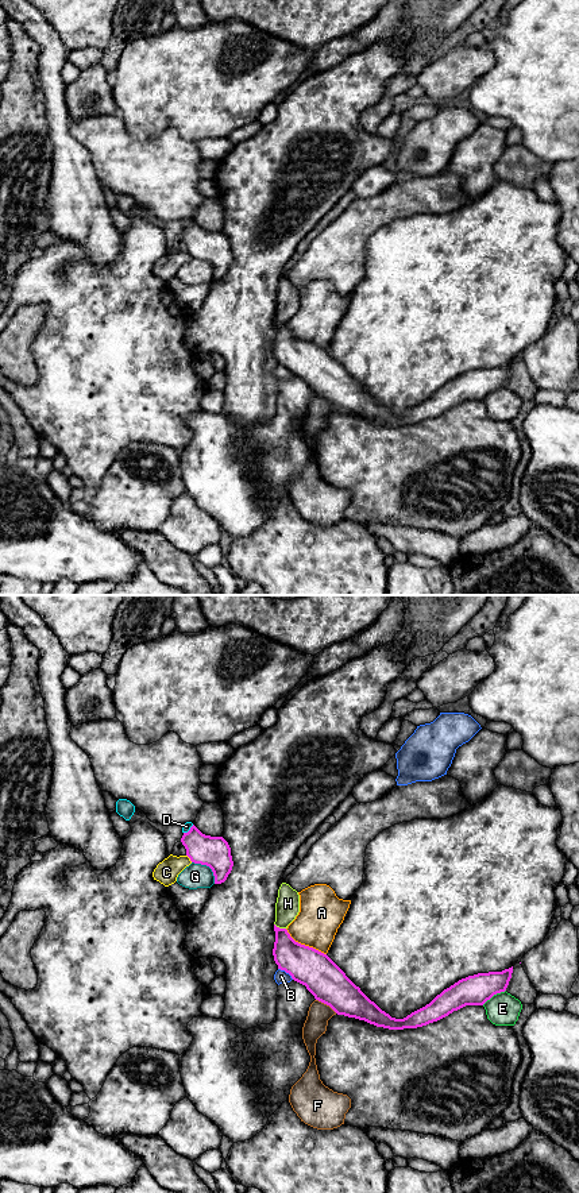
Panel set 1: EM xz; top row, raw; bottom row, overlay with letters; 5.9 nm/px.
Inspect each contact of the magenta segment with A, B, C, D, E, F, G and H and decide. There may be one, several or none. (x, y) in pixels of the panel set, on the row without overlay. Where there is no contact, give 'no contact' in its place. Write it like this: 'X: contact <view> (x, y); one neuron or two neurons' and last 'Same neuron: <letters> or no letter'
A: contact xz (304, 340); two neurons
B: contact xz (286, 367); two neurons
C: contact xz (189, 253); two neurons
D: contact xz (189, 226); two neurons
E: contact xz (493, 390); two neurons
F: contact xz (327, 400); two neurons
G: contact xz (208, 261); two neurons
H: contact xz (278, 323); two neurons
Same neuron: no letter

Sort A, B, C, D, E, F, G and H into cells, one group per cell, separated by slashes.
A / B / C / D / E / F / G / H

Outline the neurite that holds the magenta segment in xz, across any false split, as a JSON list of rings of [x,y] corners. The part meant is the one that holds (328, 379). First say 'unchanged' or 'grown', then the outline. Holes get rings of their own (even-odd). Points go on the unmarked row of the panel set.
unchanged; [[[274,320],[274,327],[273,351],[278,364],[305,381],[316,395],[329,401],[337,410],[389,425],[422,422],[466,401],[483,401],[494,390],[506,386],[513,368],[512,362],[502,367],[468,371],[444,385],[425,402],[395,414],[371,397],[327,350],[296,337],[286,324]]]

